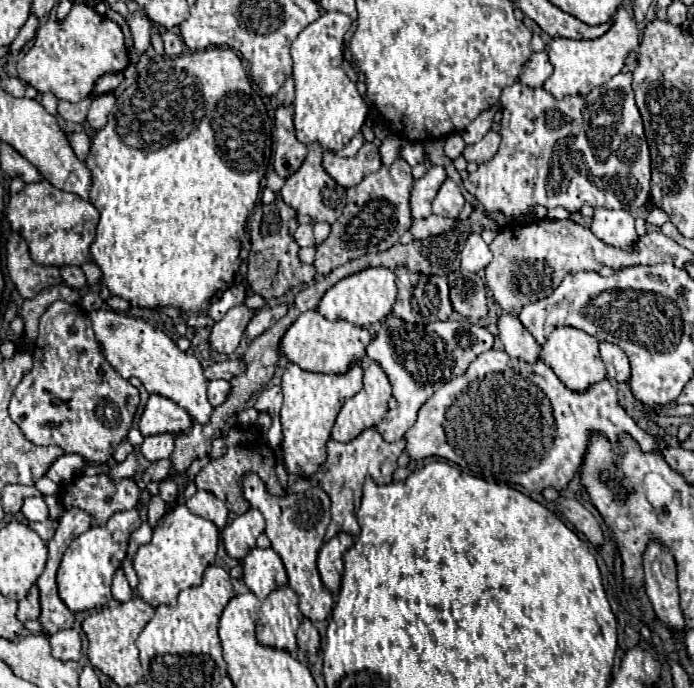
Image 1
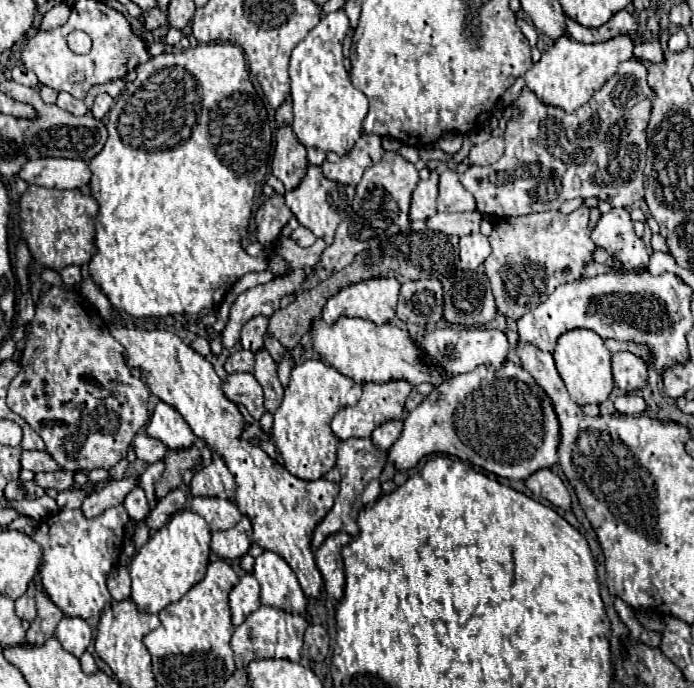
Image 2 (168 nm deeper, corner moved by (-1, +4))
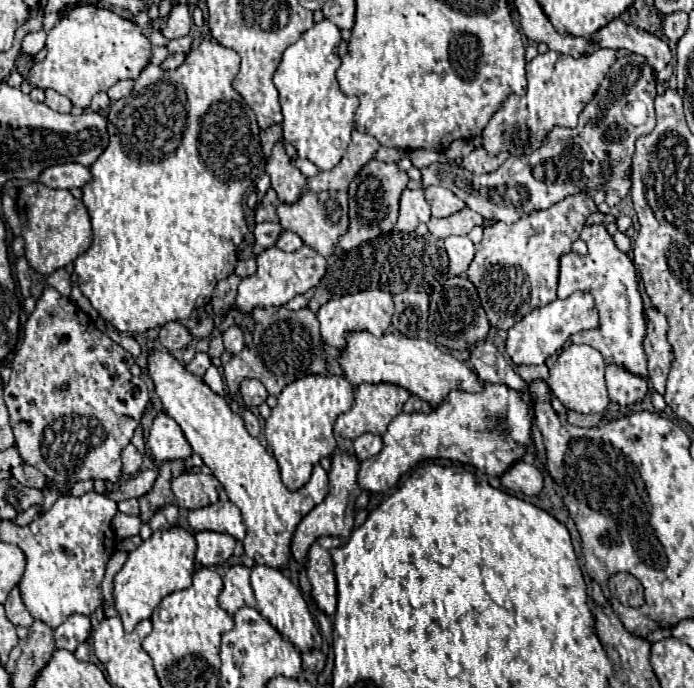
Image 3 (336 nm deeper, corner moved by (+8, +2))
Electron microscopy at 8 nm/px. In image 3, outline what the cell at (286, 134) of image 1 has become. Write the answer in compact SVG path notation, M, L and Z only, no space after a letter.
M282 143L274 145L272 157L266 163L266 173L270 175L272 187L276 189L282 203L294 205L306 191L306 177L294 169L294 165L290 165L290 157L286 155Z

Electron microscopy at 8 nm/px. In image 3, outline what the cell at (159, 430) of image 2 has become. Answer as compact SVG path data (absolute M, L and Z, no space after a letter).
M160 413L152 423L152 429L148 435L148 447L152 451L152 457L158 463L186 459L192 455L190 443L186 441L182 429L174 419L170 419L164 413Z

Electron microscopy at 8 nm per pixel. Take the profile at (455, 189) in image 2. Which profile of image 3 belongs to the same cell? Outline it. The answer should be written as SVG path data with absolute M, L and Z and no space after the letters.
M426 187L426 201L432 207L432 217L450 217L466 207L462 199L458 199L450 189L444 187Z

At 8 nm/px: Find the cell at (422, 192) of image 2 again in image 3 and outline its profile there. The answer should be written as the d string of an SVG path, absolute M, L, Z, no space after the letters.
M404 189L402 197L400 197L400 215L398 215L398 223L396 227L400 231L414 231L420 223L428 223L430 219L430 205L424 199L424 191L416 189Z

